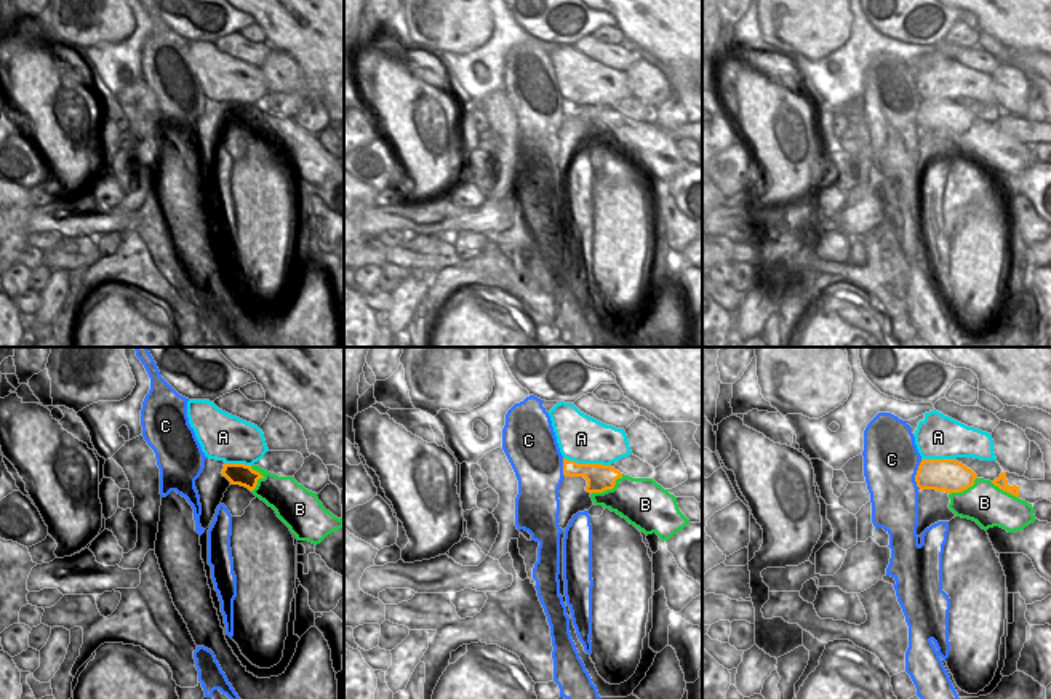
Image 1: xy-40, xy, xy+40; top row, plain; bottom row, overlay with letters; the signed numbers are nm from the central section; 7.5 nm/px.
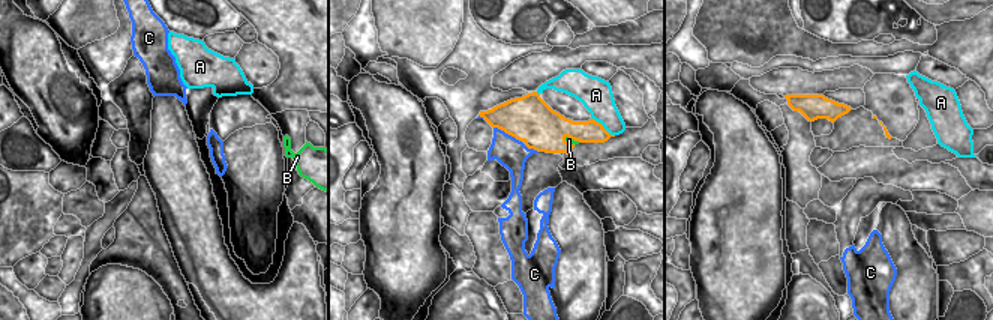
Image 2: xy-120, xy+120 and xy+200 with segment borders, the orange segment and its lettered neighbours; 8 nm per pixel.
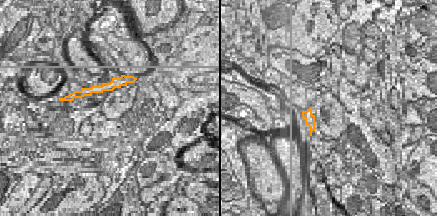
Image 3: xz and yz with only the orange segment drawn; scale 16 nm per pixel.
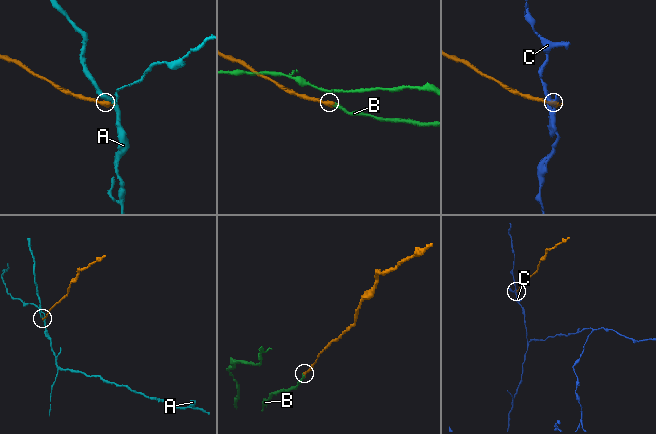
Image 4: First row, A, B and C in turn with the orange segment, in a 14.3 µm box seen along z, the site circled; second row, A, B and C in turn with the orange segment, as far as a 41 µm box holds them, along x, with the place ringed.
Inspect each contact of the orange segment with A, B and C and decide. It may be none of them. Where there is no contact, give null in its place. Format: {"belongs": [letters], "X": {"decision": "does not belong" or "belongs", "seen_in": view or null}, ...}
{"belongs": ["B"], "A": {"decision": "does not belong", "seen_in": "xy"}, "B": {"decision": "belongs", "seen_in": "xy"}, "C": {"decision": "does not belong", "seen_in": "xy+40"}}

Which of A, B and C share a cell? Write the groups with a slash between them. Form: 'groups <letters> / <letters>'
groups A / B / C

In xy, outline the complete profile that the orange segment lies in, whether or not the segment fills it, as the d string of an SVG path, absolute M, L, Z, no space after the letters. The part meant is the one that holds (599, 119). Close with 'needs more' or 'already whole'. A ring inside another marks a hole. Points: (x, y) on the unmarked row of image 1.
M565 99L563 117L584 118L595 147L616 154L646 178L656 174L667 182L689 166L677 139L653 120L632 120L611 107L577 106Z; needs more

